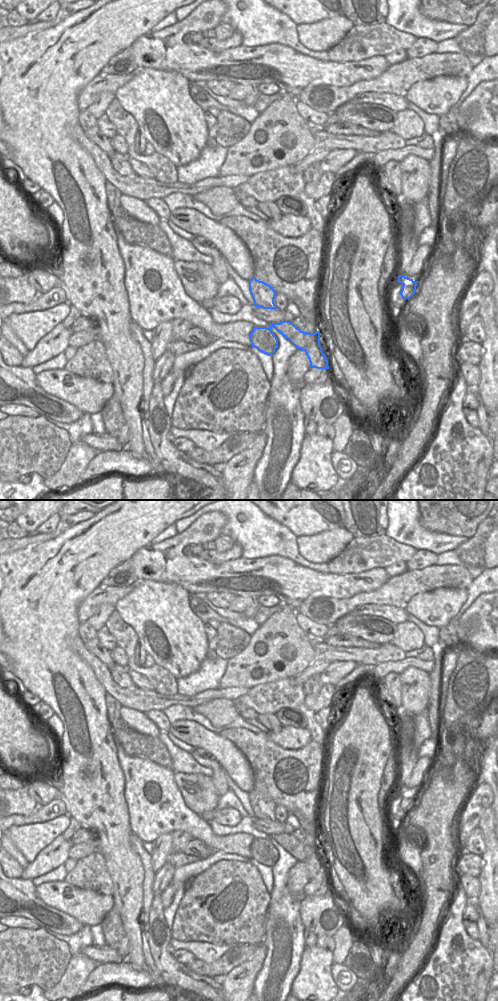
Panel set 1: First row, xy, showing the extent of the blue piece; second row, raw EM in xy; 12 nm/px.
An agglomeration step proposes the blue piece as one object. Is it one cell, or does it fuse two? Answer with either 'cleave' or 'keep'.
cleave

